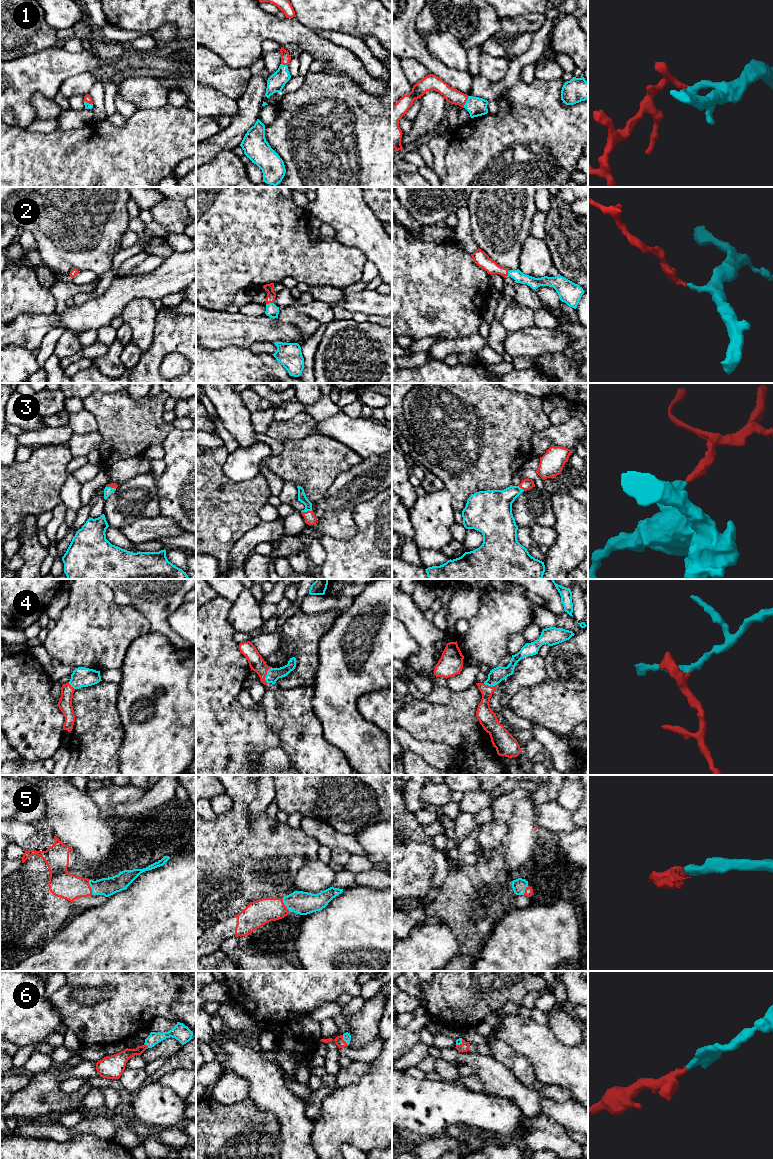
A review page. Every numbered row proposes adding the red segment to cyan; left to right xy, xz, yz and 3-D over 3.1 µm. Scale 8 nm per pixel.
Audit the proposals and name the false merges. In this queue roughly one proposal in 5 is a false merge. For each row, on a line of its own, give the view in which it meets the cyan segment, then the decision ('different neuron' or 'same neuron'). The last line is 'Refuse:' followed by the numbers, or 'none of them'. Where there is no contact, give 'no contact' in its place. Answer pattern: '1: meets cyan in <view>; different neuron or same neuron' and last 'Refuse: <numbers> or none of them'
1: meets cyan in yz; same neuron
2: meets cyan in xz; same neuron
3: meets cyan in xz; same neuron
4: meets cyan in xz; same neuron
5: meets cyan in xy; same neuron
6: meets cyan in xz; same neuron
Refuse: none of them

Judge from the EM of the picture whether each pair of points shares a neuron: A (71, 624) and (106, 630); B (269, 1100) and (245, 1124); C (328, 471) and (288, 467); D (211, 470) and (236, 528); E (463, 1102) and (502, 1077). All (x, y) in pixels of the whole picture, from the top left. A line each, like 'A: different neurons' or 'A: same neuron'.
A: same neuron
B: different neurons
C: same neuron
D: same neuron
E: different neurons

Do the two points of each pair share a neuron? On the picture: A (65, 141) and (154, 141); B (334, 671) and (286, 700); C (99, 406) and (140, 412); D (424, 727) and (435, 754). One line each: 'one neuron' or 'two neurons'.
A: one neuron
B: two neurons
C: one neuron
D: two neurons

